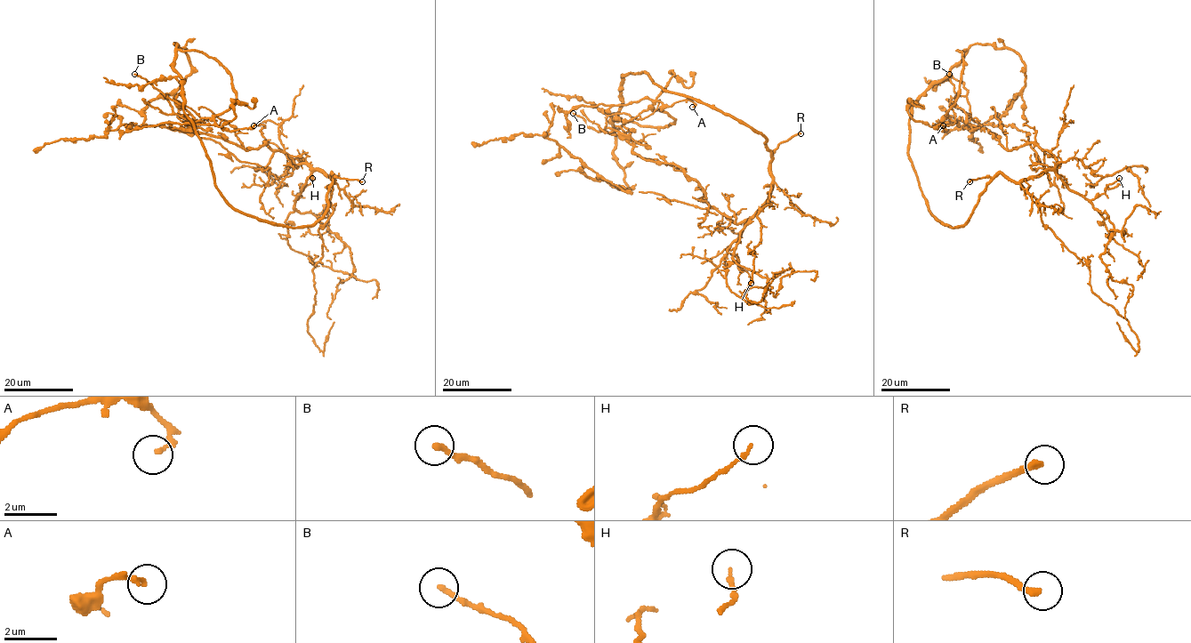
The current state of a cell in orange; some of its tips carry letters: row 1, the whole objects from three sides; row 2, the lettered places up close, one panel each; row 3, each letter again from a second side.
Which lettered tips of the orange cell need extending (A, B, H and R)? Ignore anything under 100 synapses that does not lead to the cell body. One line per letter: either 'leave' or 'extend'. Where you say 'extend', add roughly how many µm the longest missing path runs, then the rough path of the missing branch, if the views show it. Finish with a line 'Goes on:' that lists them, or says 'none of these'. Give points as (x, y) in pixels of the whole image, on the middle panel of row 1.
A: leave
B: leave
H: leave
R: extend | 60 µm
Goes on: R

